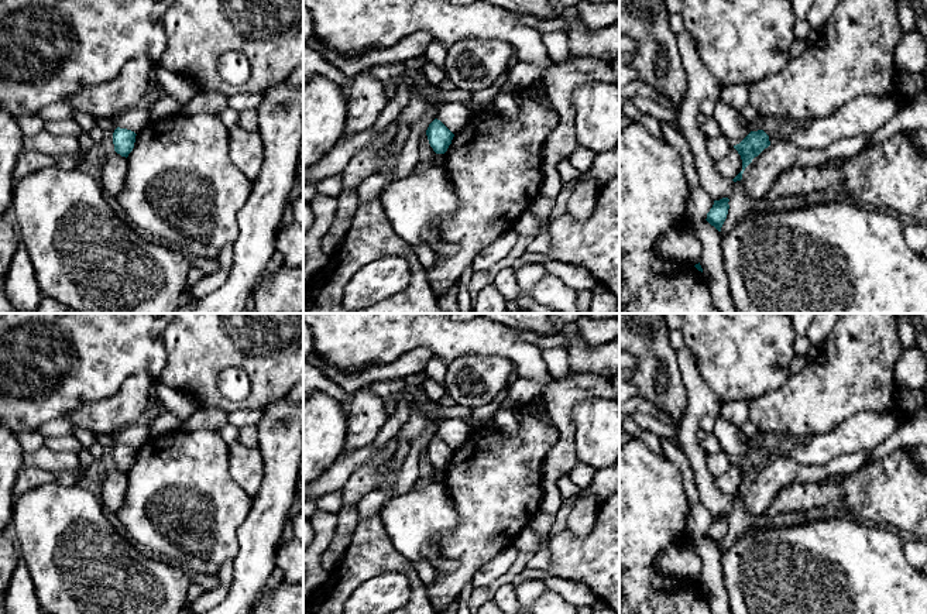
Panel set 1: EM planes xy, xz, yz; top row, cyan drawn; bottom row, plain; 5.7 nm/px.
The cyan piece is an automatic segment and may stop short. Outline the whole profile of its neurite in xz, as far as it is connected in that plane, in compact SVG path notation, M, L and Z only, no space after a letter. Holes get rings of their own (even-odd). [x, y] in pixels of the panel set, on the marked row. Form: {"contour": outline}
{"contour": "M435 119L428 130L426 136L430 147L436 152L432 158L435 167L444 168L446 165L446 151L452 144L454 134L437 119Z"}

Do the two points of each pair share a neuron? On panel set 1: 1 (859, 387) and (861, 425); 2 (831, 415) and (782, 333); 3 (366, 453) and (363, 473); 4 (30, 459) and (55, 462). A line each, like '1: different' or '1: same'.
1: different
2: different
3: different
4: same

